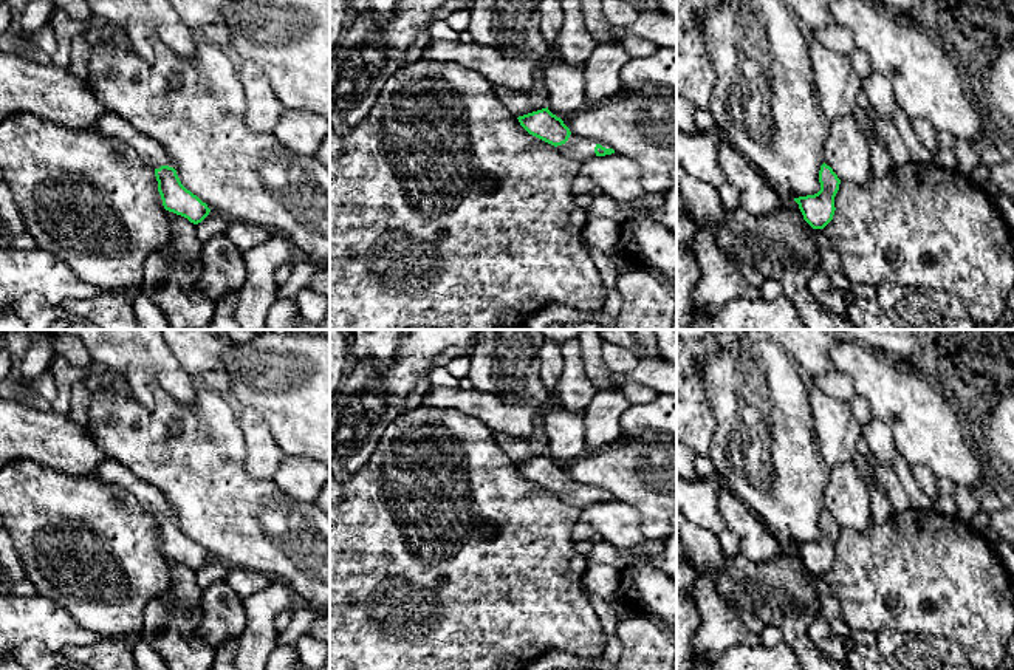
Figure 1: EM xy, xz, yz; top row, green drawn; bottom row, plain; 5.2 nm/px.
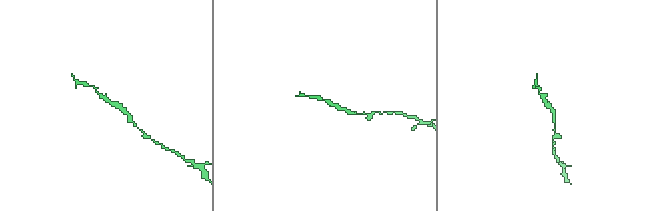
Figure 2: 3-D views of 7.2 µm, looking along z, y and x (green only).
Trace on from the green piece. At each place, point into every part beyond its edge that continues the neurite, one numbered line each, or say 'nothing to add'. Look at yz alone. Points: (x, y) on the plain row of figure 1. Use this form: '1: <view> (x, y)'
nothing to add

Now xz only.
1: xz (581, 495)

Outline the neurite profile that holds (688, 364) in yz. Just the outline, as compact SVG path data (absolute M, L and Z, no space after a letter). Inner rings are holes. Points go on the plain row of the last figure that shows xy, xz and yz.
M677 340L677 382L695 378L700 365L697 348Z

